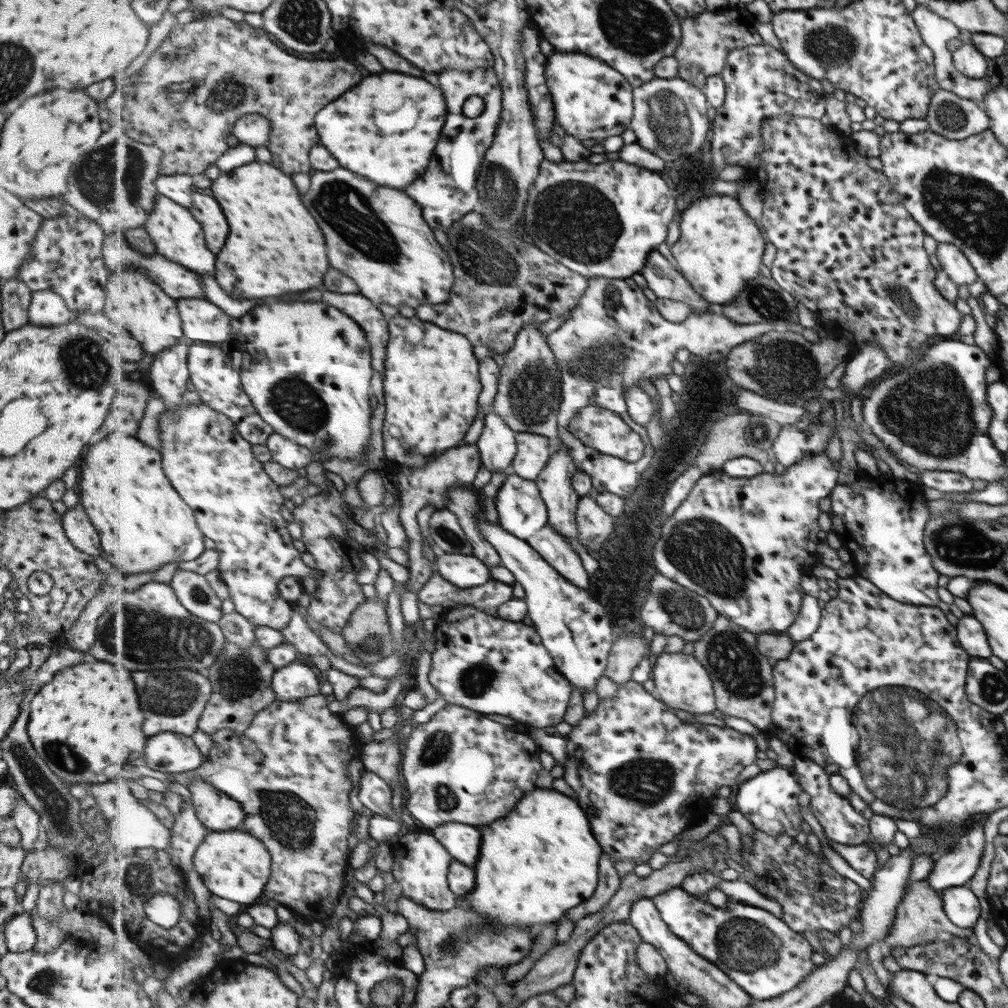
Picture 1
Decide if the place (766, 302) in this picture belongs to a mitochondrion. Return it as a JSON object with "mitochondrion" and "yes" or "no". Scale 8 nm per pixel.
{"mitochondrion":"yes"}

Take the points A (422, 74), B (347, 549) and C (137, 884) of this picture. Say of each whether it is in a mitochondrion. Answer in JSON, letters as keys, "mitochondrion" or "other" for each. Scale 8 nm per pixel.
{"A":"other","B":"other","C":"mitochondrion"}

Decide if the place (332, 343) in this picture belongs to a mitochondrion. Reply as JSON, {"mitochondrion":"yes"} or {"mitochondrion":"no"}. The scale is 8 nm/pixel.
{"mitochondrion":"no"}

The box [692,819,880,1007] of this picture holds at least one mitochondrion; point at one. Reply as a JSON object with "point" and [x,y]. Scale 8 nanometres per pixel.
{"point":[744,944]}

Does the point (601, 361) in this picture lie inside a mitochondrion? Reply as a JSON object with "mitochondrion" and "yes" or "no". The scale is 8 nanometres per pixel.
{"mitochondrion":"yes"}

